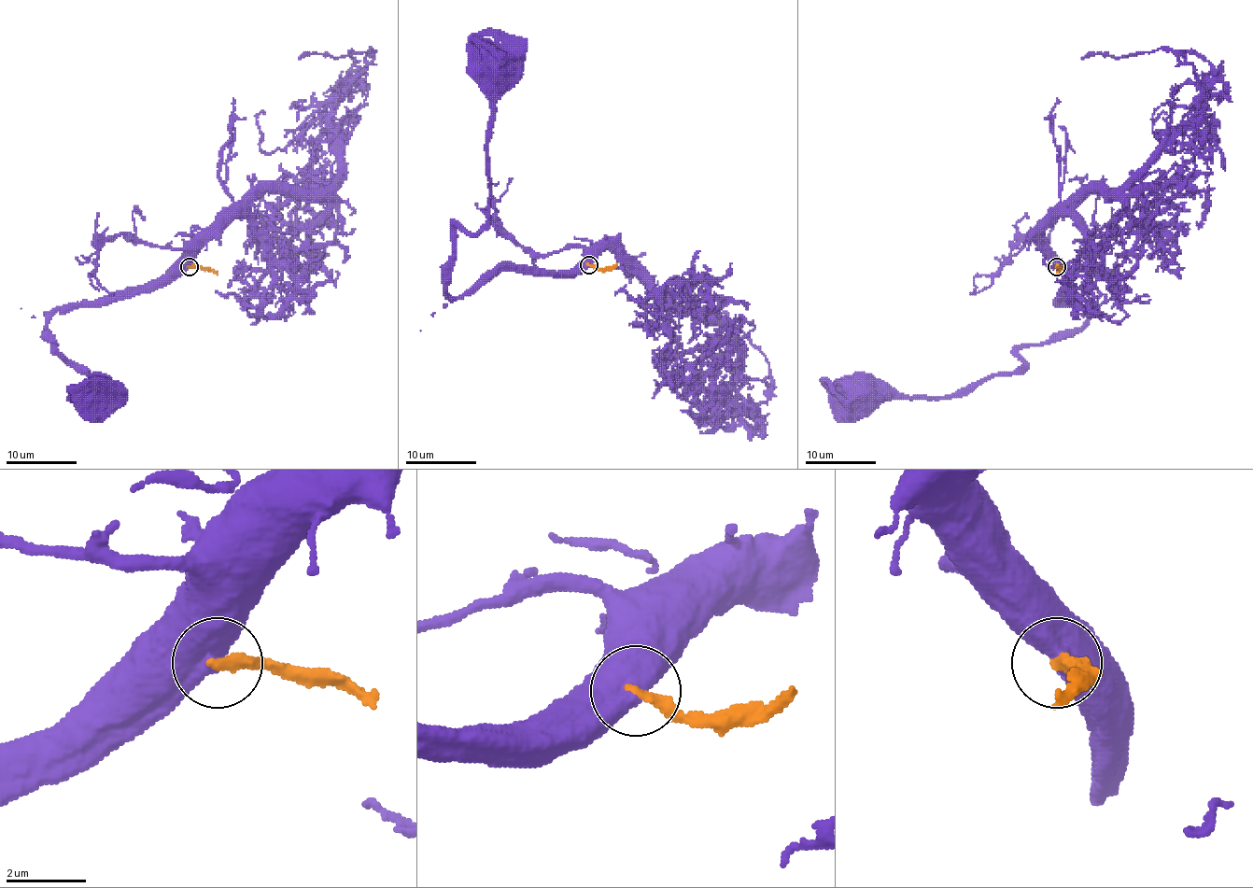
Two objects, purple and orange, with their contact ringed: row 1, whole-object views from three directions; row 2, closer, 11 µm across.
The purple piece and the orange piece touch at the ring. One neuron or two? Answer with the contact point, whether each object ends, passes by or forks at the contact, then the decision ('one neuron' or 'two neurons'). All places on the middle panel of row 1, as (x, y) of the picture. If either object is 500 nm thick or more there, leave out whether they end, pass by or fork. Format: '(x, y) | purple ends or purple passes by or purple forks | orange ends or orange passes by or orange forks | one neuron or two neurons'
(589, 264) | two neurons

